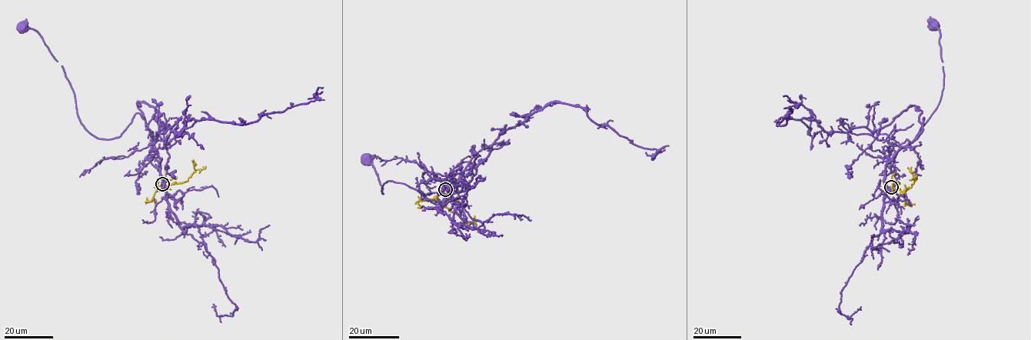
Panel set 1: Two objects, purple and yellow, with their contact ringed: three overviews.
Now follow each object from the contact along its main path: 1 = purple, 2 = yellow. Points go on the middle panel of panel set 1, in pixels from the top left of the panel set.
1: (445, 189), (454, 181), (442, 207), (404, 184), (387, 181), (382, 186), (384, 194), (377, 174), (367, 161)
2: (445, 189), (436, 198), (470, 224), (474, 215)

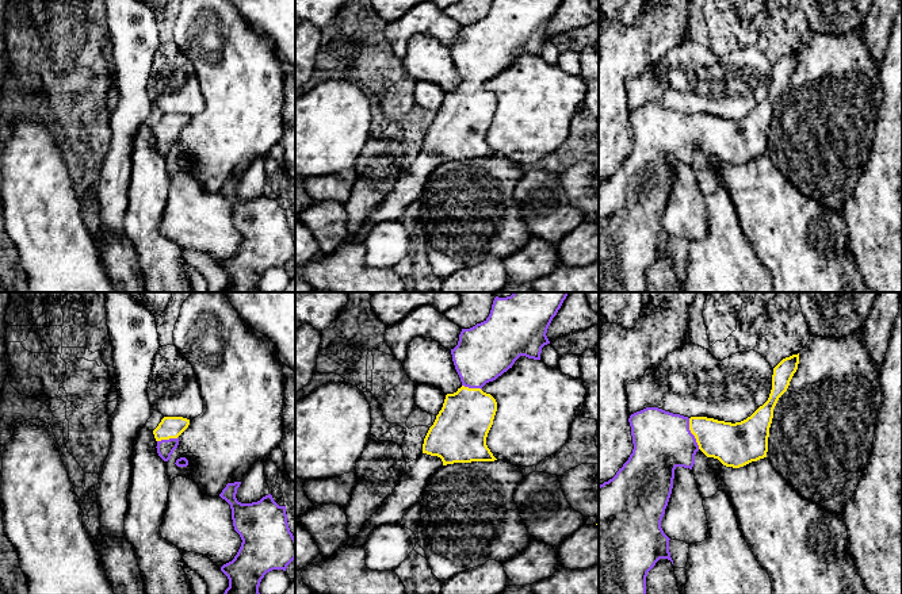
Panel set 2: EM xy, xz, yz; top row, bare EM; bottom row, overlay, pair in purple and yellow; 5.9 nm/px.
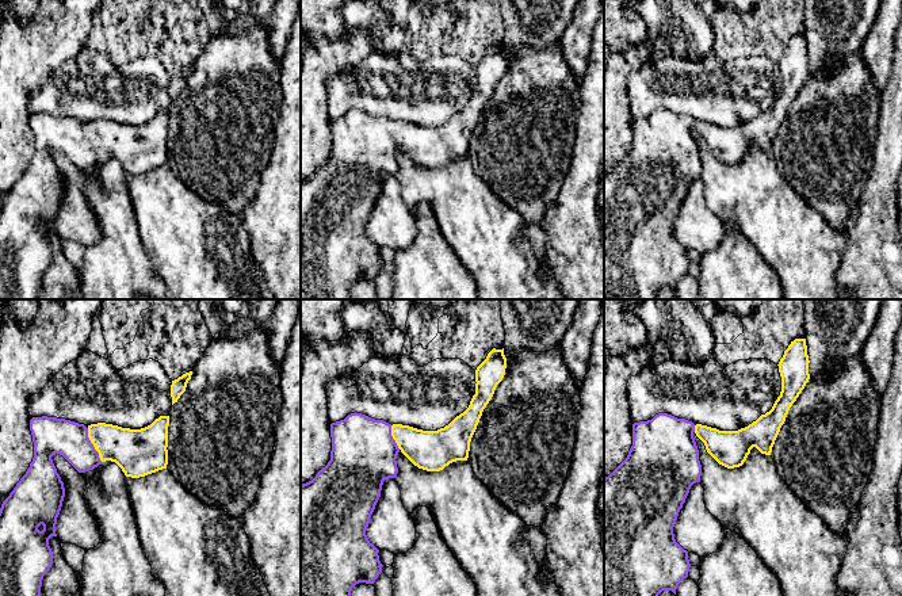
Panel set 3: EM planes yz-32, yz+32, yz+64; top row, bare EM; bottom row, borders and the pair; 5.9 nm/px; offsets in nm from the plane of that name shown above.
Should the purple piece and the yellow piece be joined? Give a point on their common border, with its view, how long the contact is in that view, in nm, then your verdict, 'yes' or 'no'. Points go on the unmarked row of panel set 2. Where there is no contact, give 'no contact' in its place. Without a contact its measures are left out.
meets purple in yz at (691, 130); contact 200 nm long; yes

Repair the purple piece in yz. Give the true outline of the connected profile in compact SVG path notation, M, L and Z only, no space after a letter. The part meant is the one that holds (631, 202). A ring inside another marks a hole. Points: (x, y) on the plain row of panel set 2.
M799 50L783 55L772 72L768 97L741 119L684 114L658 104L630 112L634 146L616 172L599 183L599 292L646 292L646 273L660 256L672 258L669 234L661 225L674 176L674 166L692 166L700 146L723 162L739 165L767 154L773 106L798 66Z

